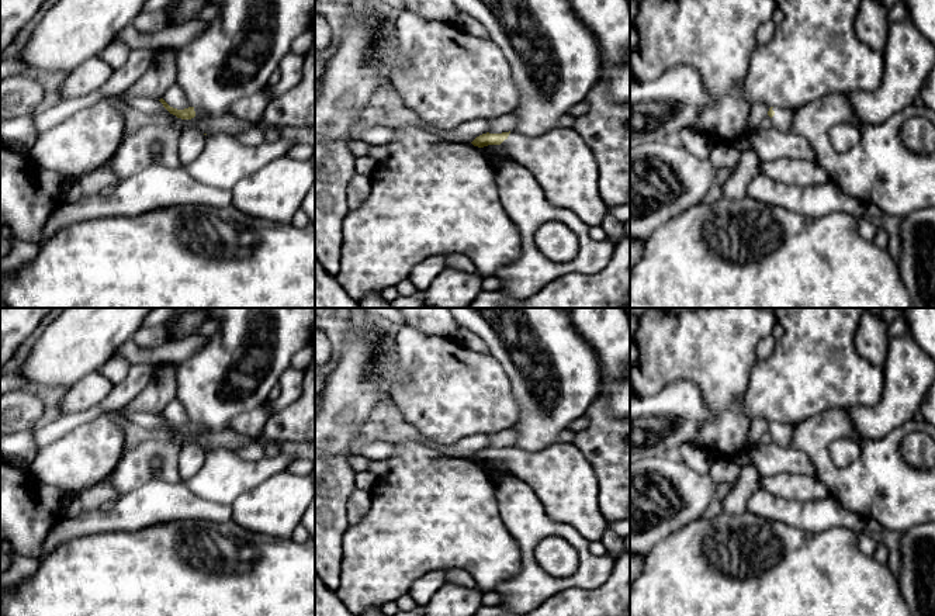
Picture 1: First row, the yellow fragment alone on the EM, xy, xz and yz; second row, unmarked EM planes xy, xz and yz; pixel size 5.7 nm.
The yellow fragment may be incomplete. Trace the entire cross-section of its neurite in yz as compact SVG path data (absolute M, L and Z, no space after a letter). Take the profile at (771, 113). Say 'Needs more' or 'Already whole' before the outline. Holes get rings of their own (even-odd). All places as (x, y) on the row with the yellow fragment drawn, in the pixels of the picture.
Needs more. M770 107L768 111L773 128L782 132L789 132L793 124L794 111L789 108Z

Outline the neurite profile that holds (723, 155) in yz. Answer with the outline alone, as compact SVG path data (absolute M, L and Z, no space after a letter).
M713 143L707 159L717 170L731 169L740 163L741 152L730 143Z

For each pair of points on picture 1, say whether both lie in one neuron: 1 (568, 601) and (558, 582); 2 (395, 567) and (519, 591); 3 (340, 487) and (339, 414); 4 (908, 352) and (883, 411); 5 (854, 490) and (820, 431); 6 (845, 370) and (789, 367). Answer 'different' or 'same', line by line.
1: different
2: different
3: same
4: same
5: same
6: same

